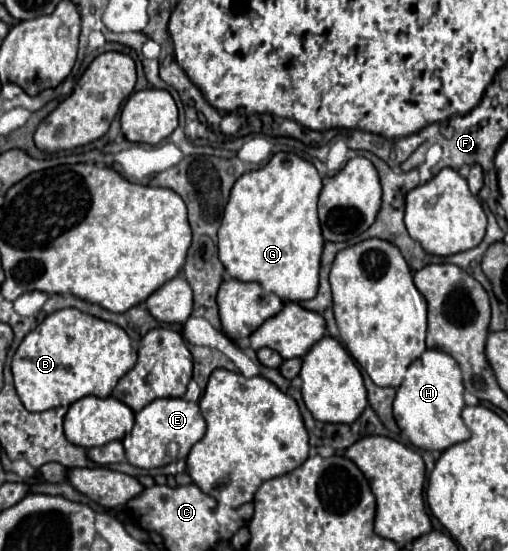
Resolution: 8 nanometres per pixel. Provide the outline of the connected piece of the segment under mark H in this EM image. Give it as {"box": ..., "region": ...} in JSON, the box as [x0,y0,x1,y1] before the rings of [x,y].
{"box":[393,350,471,450],"region":[[[425,350],[405,374],[403,384],[397,388],[393,402],[393,416],[399,430],[409,438],[415,448],[423,450],[447,450],[449,446],[463,442],[471,436],[461,420],[463,410],[463,382],[459,364],[441,350]]]}

